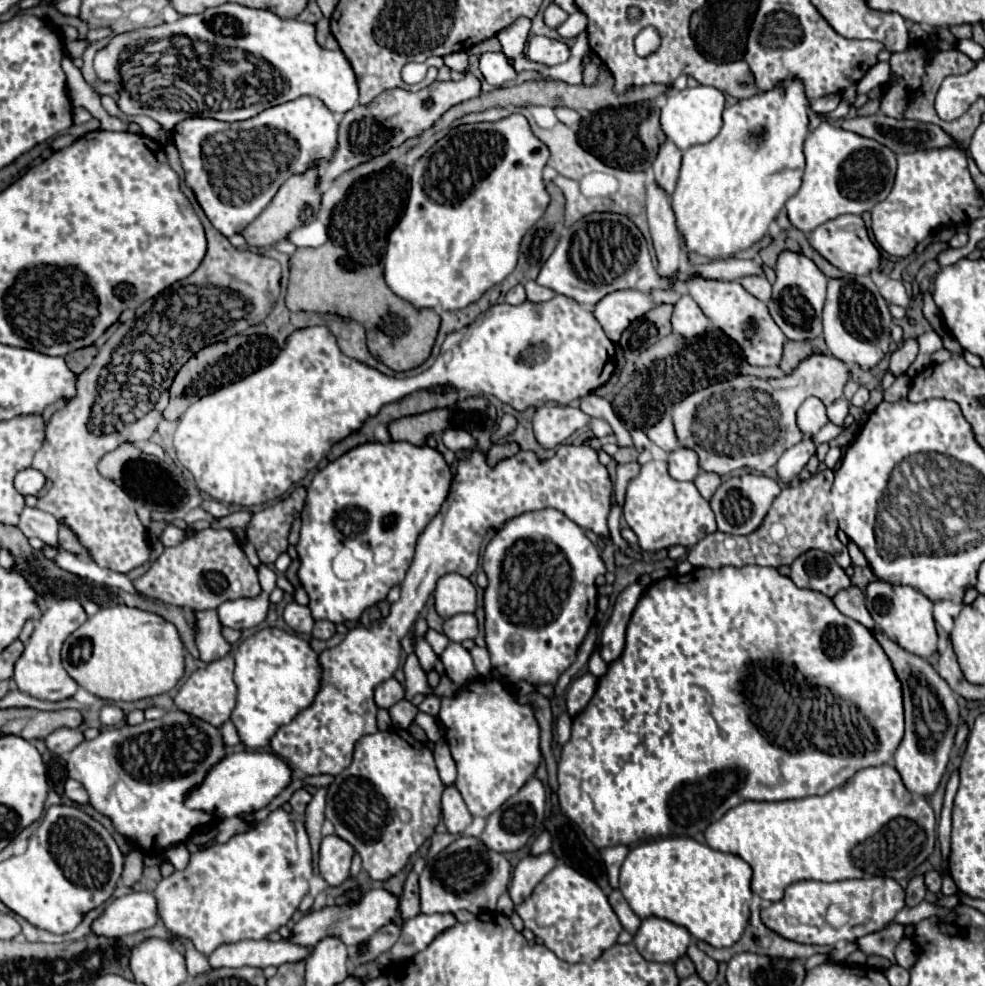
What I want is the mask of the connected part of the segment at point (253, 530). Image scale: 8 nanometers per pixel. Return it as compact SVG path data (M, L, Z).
M296 487L286 499L252 515L246 535L264 565L274 563L276 557L288 549L288 531L294 519L300 517L304 501L306 487Z

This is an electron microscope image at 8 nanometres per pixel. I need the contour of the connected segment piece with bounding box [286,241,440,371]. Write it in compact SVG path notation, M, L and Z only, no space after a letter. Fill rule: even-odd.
M326 241L320 247L306 249L300 247L290 257L290 279L288 279L288 291L286 291L286 307L290 311L310 311L310 313L338 313L344 315L348 311L348 317L358 321L366 329L368 337L368 349L370 353L382 361L386 367L394 371L408 371L420 367L432 351L440 317L432 309L416 309L412 303L400 299L390 291L390 287L384 281L382 271L378 271L372 265L360 265L350 259L348 251L340 245L334 245L332 241Z

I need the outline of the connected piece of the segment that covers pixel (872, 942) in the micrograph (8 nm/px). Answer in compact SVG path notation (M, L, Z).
M888 923L886 927L882 927L880 931L868 933L864 937L858 937L854 943L858 945L858 949L866 955L880 955L886 957L891 965L895 965L894 949L896 945L904 939L904 925L900 923Z

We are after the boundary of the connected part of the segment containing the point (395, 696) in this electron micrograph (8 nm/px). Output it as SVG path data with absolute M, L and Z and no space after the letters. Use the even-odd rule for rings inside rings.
M394 677L388 679L388 681L384 681L384 683L380 685L380 689L382 689L384 697L374 699L374 701L376 701L376 705L382 707L382 709L390 709L394 703L398 703L400 699L404 699L404 687L402 687Z

